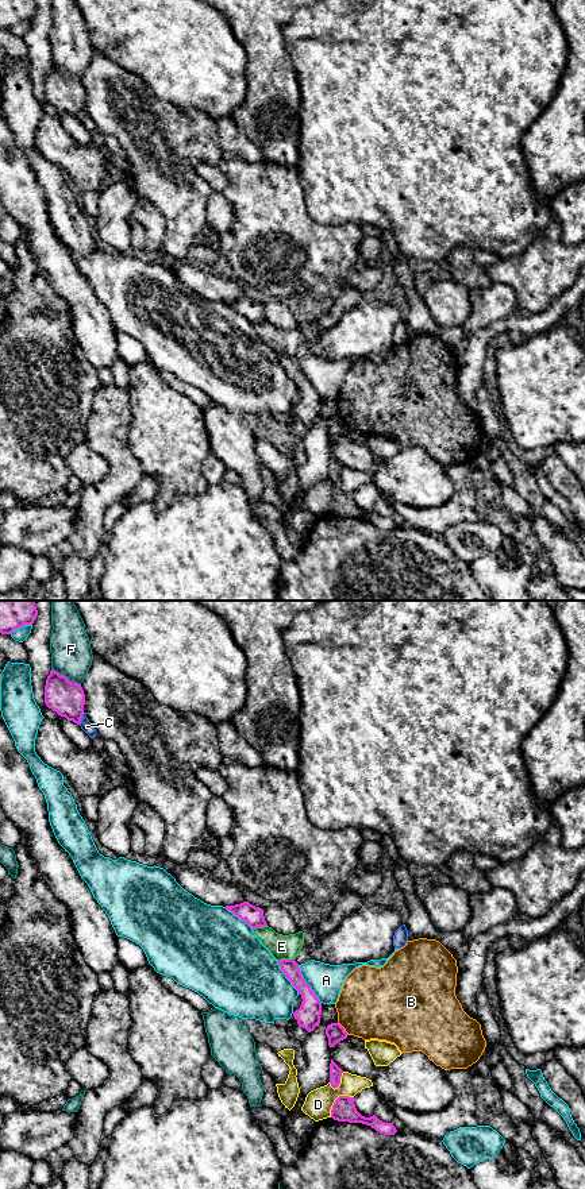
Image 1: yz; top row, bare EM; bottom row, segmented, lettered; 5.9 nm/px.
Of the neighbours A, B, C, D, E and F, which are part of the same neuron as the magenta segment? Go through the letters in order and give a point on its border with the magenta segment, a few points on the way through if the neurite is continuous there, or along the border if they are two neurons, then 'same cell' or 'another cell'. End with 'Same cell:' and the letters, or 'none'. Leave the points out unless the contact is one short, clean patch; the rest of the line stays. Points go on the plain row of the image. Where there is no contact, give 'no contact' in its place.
A: yz (307, 379) | another cell
B: yz (343, 424) | along yz (338, 417), (349, 429) | another cell
C: yz (81, 112) | another cell
D: yz (335, 495) | another cell
E: yz (285, 355) | along yz (293, 354), (277, 356) | another cell
F: yz (65, 72) | another cell
Same cell: none

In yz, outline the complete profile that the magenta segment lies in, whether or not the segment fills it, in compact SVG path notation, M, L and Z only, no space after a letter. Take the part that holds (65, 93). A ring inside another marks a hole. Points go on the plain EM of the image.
M51 65L46 74L45 99L58 111L80 120L84 109L85 89L81 80L72 78L66 72Z

